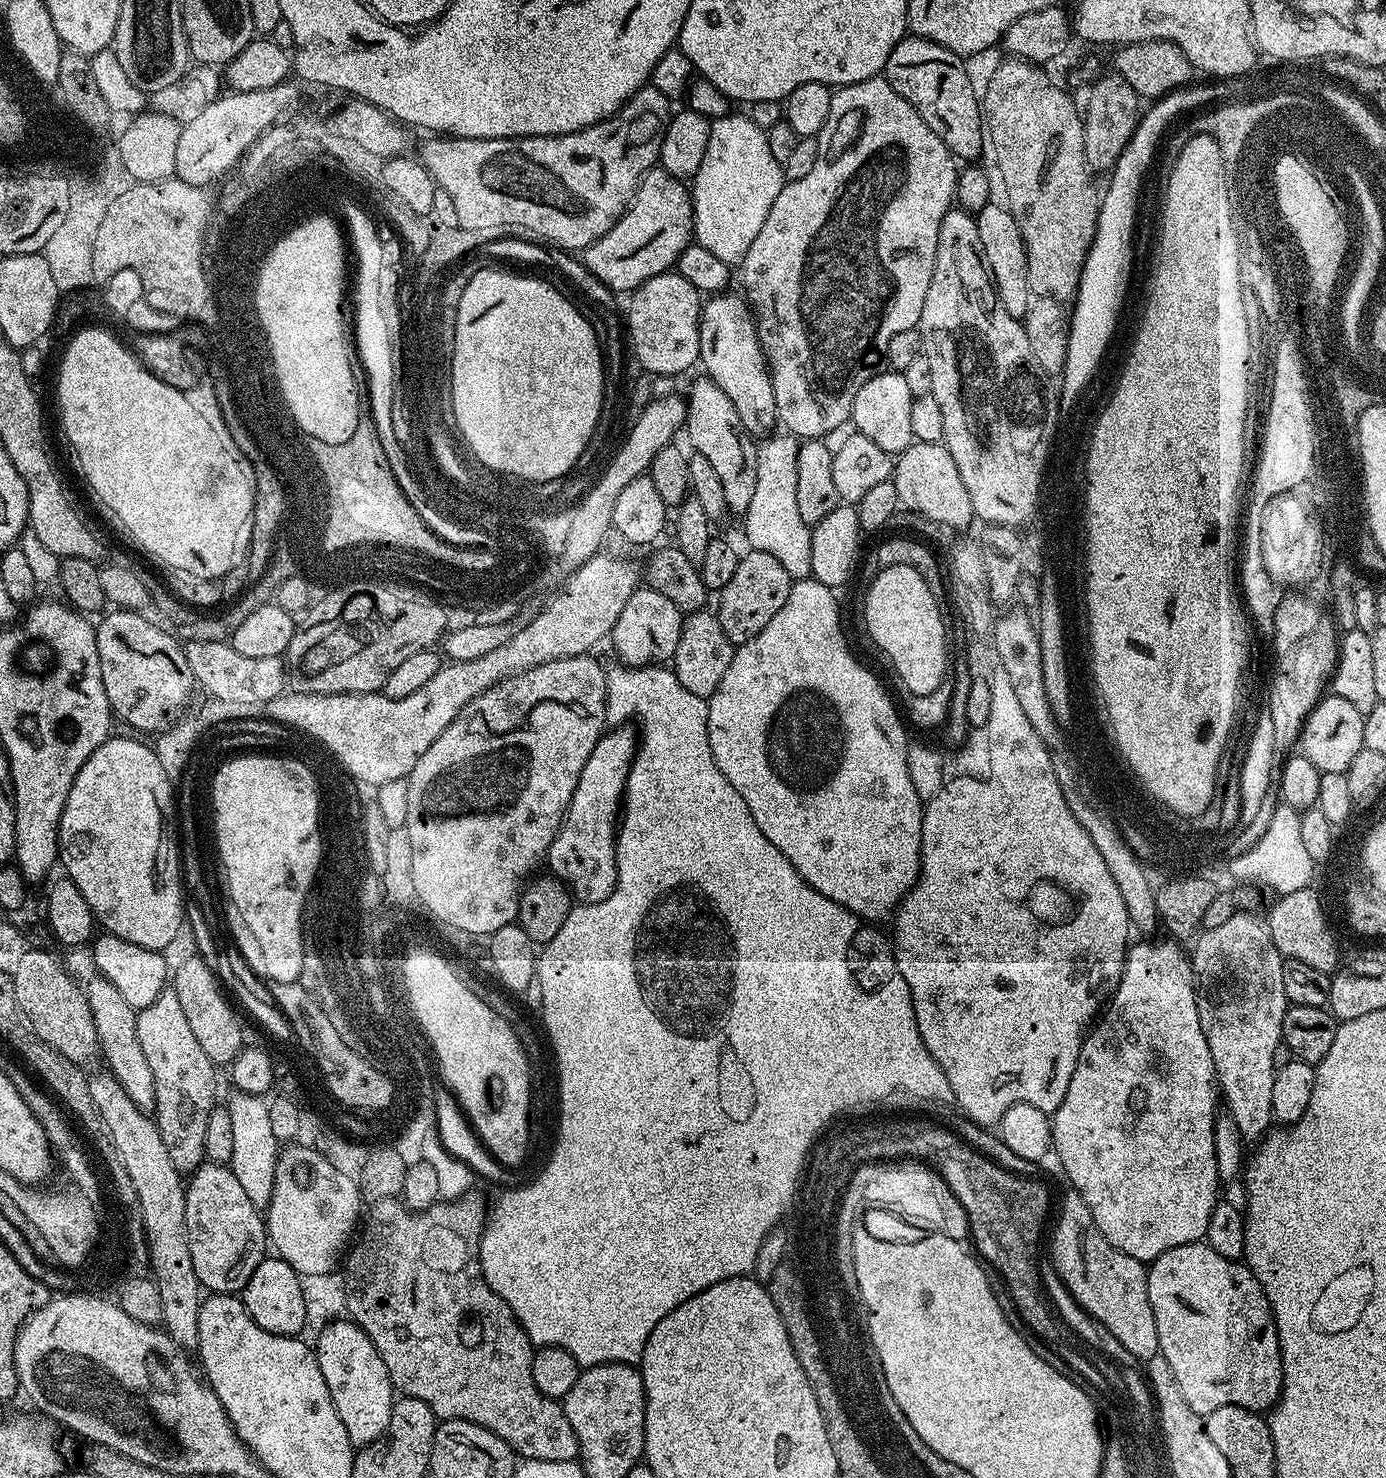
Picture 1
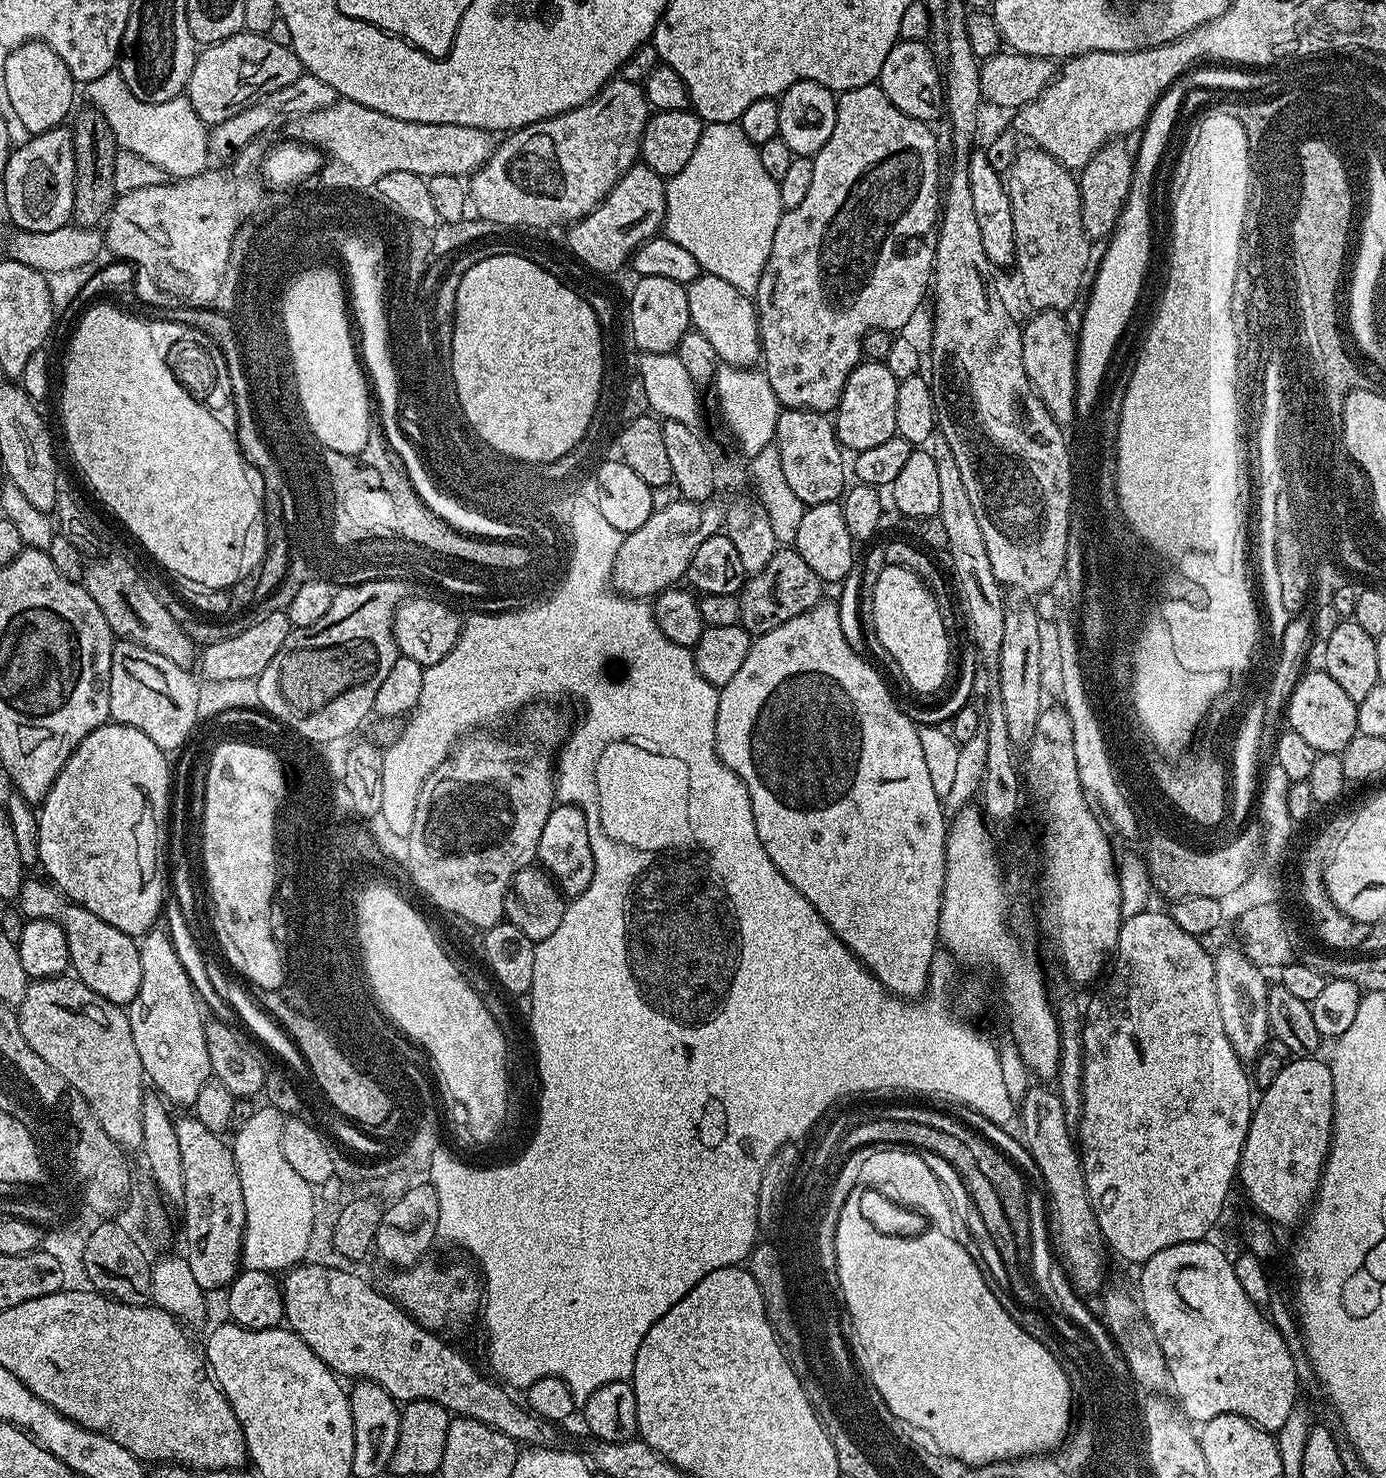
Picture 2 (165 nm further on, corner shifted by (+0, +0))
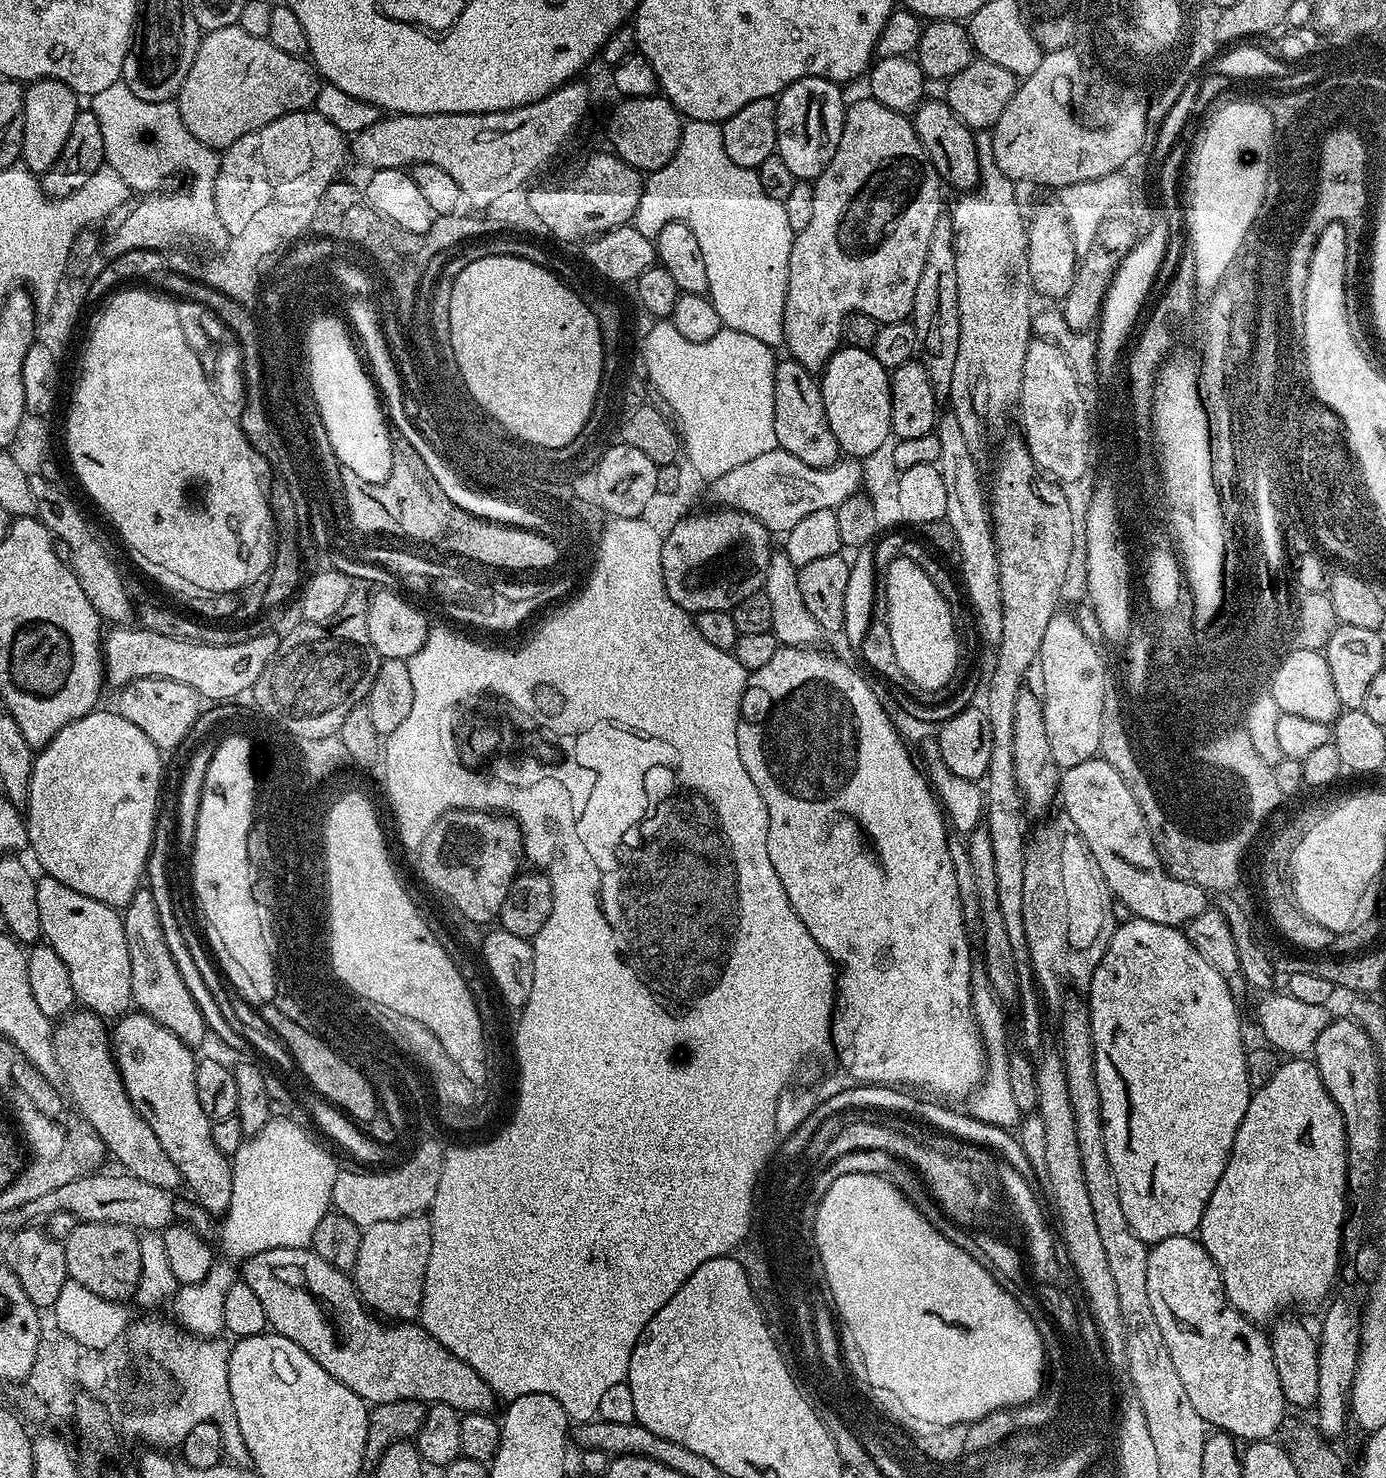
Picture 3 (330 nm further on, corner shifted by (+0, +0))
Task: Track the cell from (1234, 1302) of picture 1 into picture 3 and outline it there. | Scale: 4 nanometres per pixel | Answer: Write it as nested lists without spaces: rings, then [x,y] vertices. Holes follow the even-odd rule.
[[[1179,1236],[1151,1245],[1146,1262],[1146,1291],[1150,1293],[1150,1310],[1154,1310],[1154,1322],[1158,1322],[1158,1330],[1162,1330],[1174,1370],[1178,1370],[1182,1387],[1194,1410],[1202,1414],[1205,1425],[1212,1427],[1213,1424],[1213,1429],[1240,1442],[1273,1439],[1285,1423],[1286,1401],[1274,1366],[1271,1342],[1265,1330],[1260,1329],[1263,1327],[1257,1326],[1228,1303],[1224,1279],[1199,1239]]]

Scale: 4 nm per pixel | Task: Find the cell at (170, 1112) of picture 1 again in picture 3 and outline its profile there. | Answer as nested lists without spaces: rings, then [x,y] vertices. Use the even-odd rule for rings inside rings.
[[[141,886],[123,909],[122,919],[126,946],[130,950],[130,986],[135,1007],[147,1016],[154,1017],[170,1034],[174,1034],[183,1044],[197,1046],[206,1037],[202,1010],[190,995],[186,978],[178,970],[170,946],[166,946],[166,934],[162,934],[162,918],[158,918],[158,906],[154,894],[147,886]]]

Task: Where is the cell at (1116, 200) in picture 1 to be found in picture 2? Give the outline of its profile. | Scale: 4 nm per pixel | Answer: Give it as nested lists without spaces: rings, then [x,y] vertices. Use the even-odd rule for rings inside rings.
[[[1196,66],[1185,71],[1176,83],[1171,84],[1156,100],[1152,113],[1148,116],[1142,131],[1139,133],[1140,149],[1135,149],[1132,166],[1132,181],[1130,194],[1116,224],[1116,230],[1107,241],[1108,249],[1100,260],[1100,269],[1096,272],[1096,280],[1091,281],[1091,294],[1087,304],[1085,316],[1077,335],[1076,414],[1086,414],[1090,404],[1096,396],[1098,384],[1106,384],[1108,368],[1114,350],[1123,336],[1132,314],[1138,304],[1140,294],[1144,288],[1144,275],[1148,272],[1148,263],[1152,260],[1152,236],[1154,237],[1152,219],[1152,181],[1157,179],[1156,167],[1168,148],[1168,139],[1172,136],[1172,127],[1180,116],[1180,107],[1186,104],[1188,88],[1199,84],[1215,83],[1236,88],[1247,88],[1248,85],[1259,85],[1267,89],[1270,84],[1267,71],[1245,70],[1240,66]]]

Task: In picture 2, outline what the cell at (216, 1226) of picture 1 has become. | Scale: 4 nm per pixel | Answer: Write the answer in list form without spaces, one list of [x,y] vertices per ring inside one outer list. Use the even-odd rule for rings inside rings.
[[[195,1115],[179,1117],[176,1120],[178,1150],[182,1153],[182,1175],[186,1181],[186,1194],[182,1211],[184,1211],[184,1244],[188,1247],[186,1259],[194,1274],[198,1286],[205,1293],[212,1294],[215,1288],[227,1289],[236,1279],[242,1268],[244,1251],[244,1227],[246,1226],[246,1202],[242,1198],[242,1182],[238,1178],[238,1166],[227,1143],[223,1144],[221,1133],[206,1130]]]

